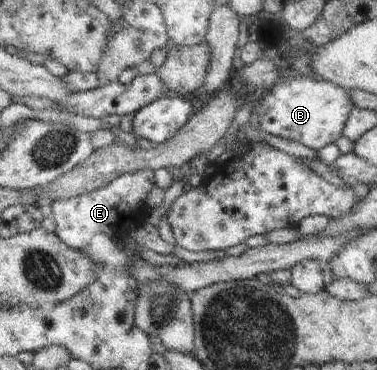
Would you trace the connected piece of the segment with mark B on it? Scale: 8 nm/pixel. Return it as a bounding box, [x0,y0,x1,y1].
[250,74,353,151]

